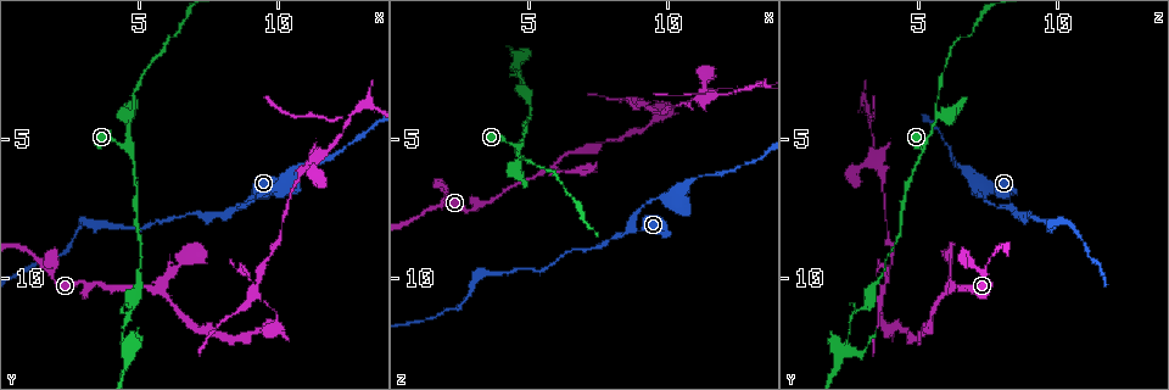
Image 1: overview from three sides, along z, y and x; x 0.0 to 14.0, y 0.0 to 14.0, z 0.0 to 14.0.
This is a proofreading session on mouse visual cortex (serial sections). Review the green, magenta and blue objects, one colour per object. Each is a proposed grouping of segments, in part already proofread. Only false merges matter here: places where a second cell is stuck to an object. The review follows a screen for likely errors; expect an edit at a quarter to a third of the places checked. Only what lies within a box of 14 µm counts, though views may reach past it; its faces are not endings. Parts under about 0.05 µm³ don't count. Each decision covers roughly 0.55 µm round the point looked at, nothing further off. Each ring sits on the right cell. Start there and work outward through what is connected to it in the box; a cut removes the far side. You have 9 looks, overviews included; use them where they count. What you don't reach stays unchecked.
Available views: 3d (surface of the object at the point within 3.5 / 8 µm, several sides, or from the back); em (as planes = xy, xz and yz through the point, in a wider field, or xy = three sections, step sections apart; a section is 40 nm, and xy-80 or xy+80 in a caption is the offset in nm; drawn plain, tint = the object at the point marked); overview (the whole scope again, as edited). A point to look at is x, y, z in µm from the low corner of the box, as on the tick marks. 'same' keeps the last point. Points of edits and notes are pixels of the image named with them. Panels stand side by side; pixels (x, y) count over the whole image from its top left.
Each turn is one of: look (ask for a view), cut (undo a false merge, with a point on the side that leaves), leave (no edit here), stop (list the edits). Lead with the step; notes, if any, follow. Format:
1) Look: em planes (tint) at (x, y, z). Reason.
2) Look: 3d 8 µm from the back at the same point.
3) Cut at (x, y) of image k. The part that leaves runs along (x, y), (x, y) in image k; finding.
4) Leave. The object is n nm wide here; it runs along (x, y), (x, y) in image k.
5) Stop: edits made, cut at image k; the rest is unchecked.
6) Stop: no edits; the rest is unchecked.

Look: 3d 3.5 µm at (5.6, 10.4, 6.2). Three-way junction.

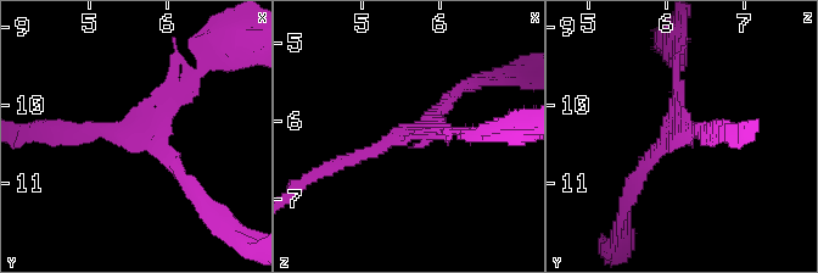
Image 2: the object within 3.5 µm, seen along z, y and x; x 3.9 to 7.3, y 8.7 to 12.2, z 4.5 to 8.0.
Look: em xy step 5 (tint) at (5.60, 10.40, 6.15). 3 arms meet here; the arms are 150, 150, 200 nm wide; shape alone is not enough.

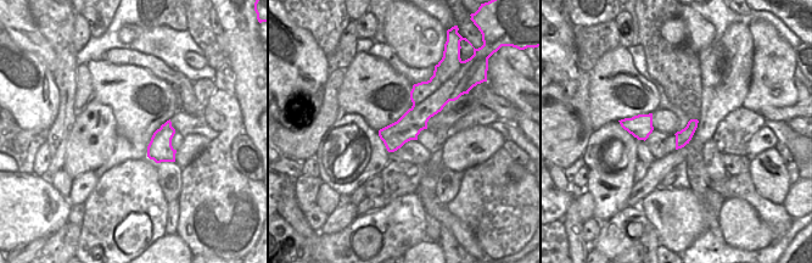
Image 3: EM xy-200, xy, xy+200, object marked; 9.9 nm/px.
Leave. It runs along (341, 162), (412, 132), (464, 88) in image 2; all the same cell.

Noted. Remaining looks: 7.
Look: em xy step 3 (tint) at (4.7, 4.3, 5.7). Two arms in line, one across.

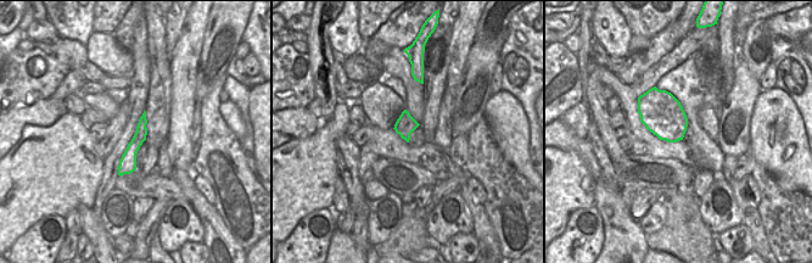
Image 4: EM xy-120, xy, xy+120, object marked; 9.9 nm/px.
Look: 3d 3.5 µm at the same point.

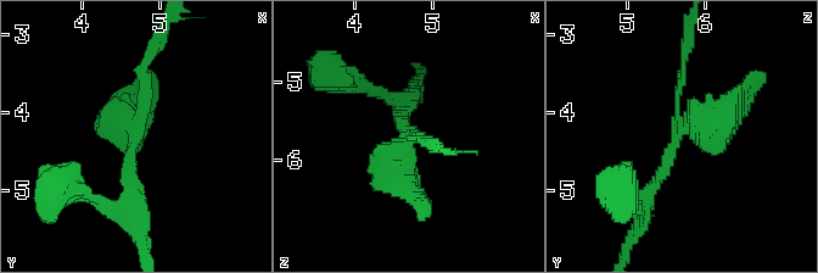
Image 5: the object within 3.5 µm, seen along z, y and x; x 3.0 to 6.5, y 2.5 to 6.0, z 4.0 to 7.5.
Leave. The object is 200 nm wide here; it runs along (644, 204), (674, 139), (740, 94) in image 5; all the same cell.

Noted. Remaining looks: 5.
Look: 3d 3.5 µm at (8.7, 7.4, 8.3). Two arms in line, one across.

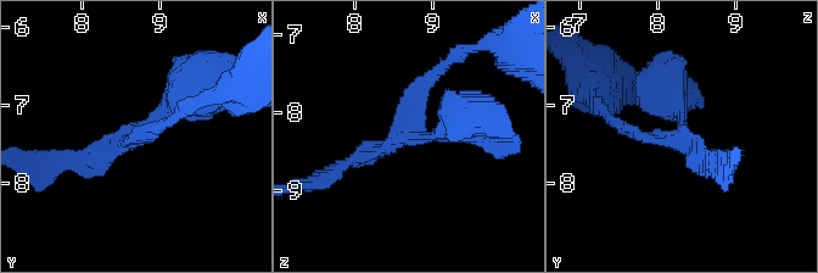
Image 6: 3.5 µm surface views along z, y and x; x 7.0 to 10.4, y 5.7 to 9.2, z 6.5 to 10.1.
Look: em planes (plain) at (8.75, 7.40, 8.30). Need the tissue.

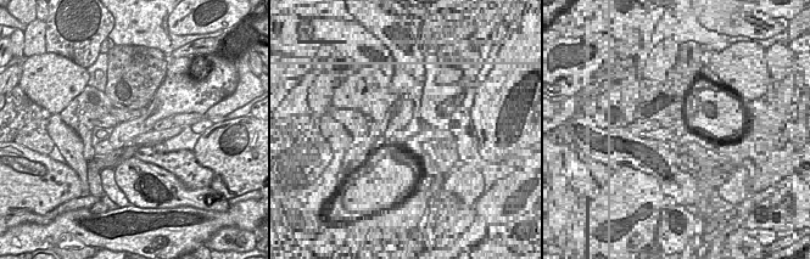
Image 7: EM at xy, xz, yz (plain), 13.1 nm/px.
Look: em planes (tint) at the same point.

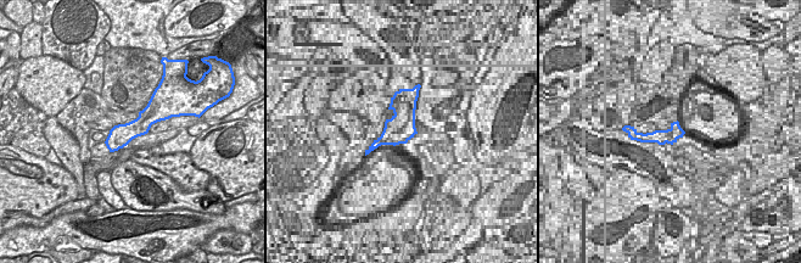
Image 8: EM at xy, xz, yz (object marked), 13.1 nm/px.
Leave. The arms are 150, 200, 500 nm wide; it runs along (662, 77), (682, 133), (640, 138), (616, 122) in image 6; one cell here.

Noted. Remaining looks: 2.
Look: 3d 3.5 µm from the back at (10.1, 6.7, 7.1). Branch point.

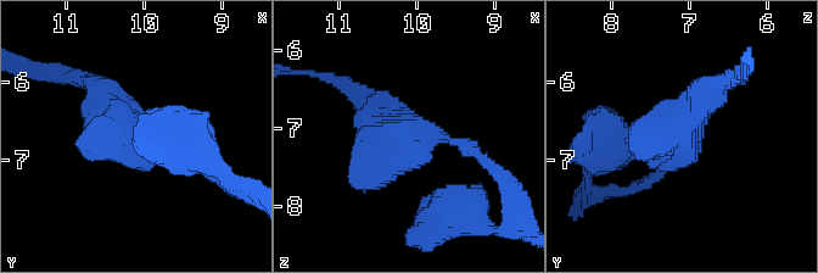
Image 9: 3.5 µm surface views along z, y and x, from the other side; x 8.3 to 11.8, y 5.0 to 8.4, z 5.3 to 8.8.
Look: em xy step 3 (tint) at the same point.

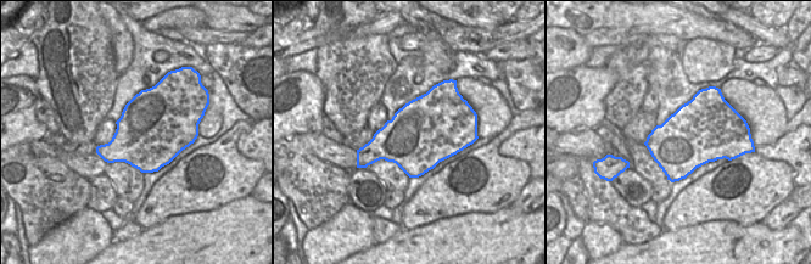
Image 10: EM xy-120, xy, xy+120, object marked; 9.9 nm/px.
Leave. It runs along (195, 162), (135, 139), (83, 79) in image 9; one cell here.

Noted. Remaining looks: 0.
Stop: no edits; the rest is unchecked.

